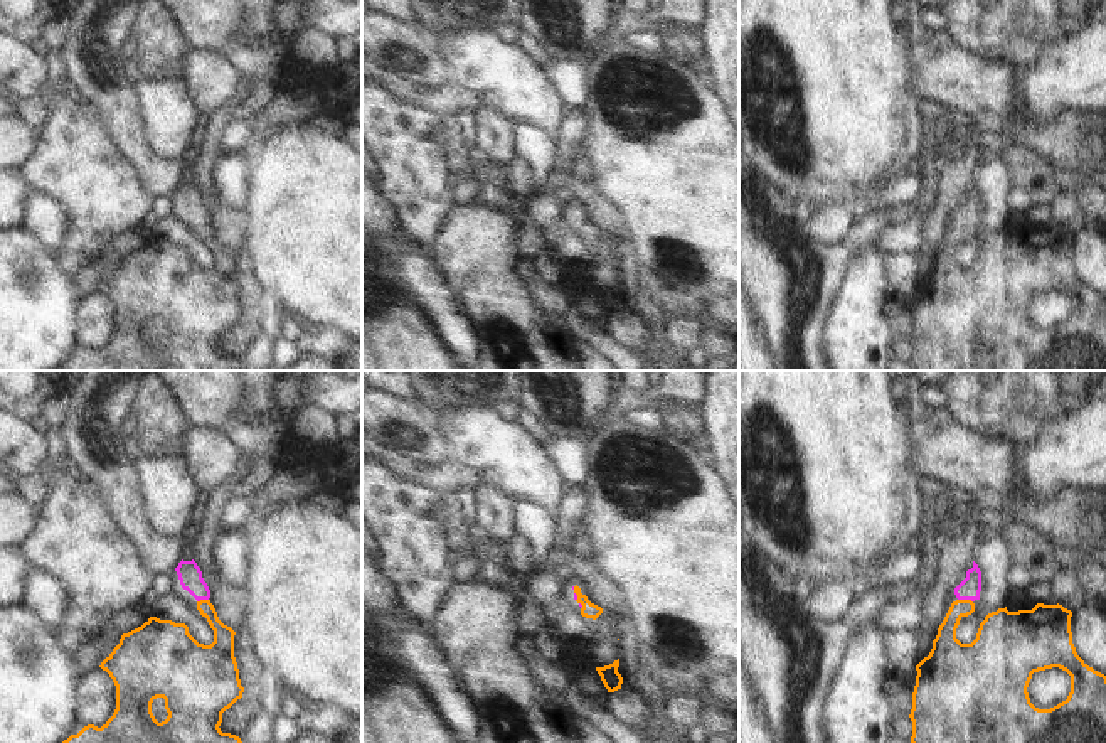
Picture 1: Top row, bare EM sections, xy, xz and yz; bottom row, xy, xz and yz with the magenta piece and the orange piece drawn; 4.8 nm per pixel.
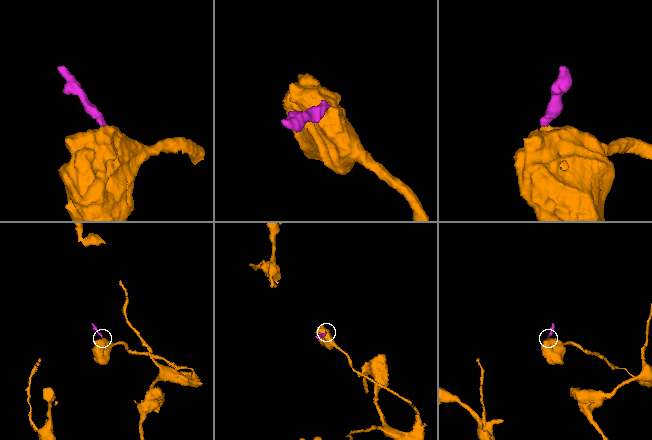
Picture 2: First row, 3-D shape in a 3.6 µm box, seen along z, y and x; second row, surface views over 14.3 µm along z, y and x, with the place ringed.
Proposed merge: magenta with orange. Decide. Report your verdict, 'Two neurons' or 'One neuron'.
One neuron.

